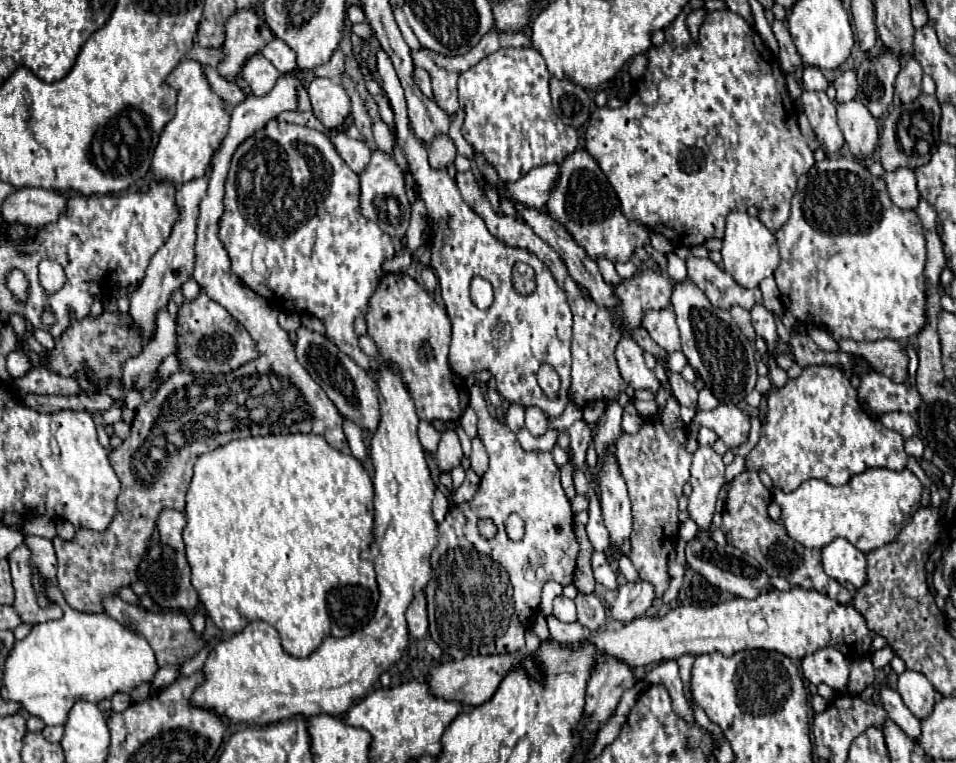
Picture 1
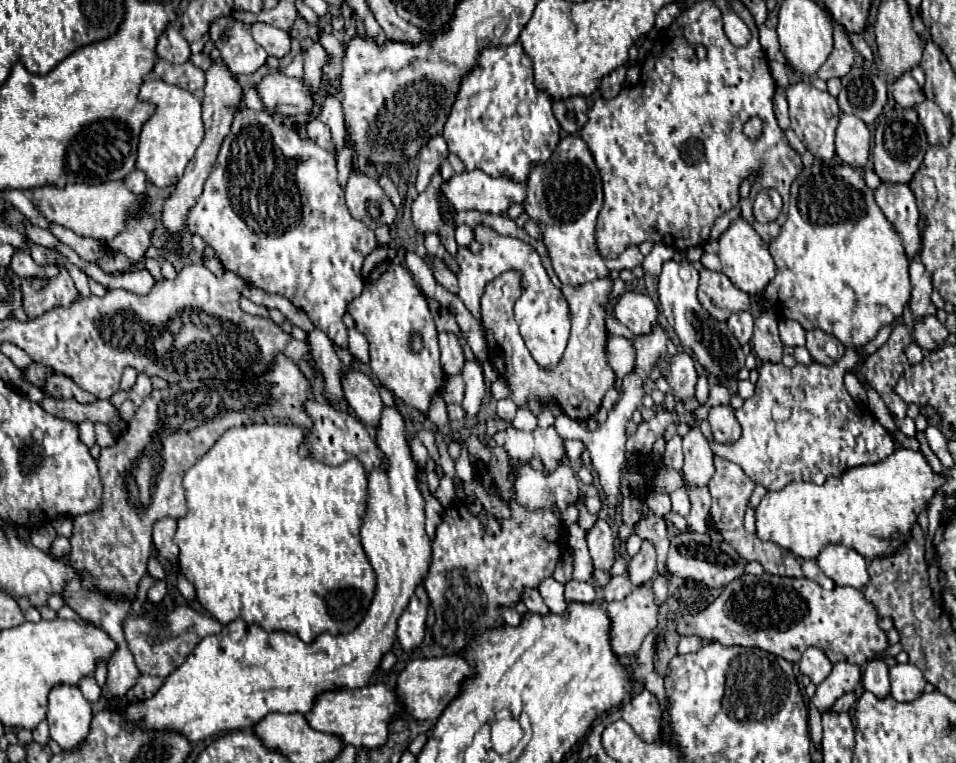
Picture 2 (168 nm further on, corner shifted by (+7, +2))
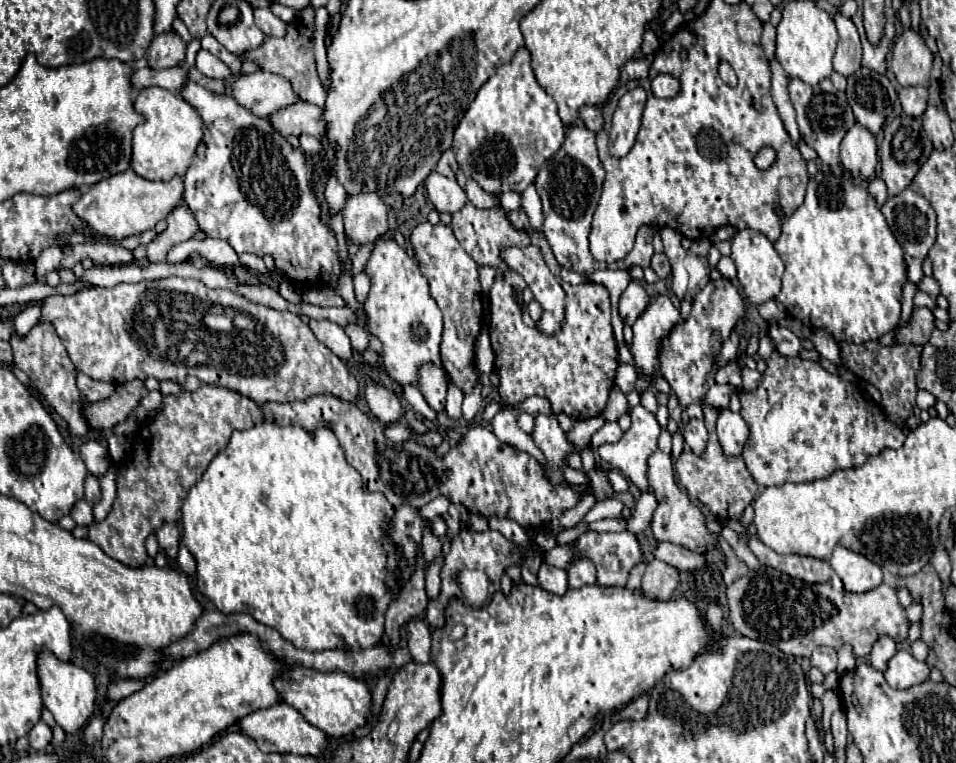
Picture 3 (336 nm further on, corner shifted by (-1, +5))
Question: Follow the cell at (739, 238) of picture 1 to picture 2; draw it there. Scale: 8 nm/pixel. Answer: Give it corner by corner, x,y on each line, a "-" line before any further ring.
738,218
732,222
732,226
720,236
720,250
718,250
720,262
722,262
722,272
732,280
732,284
736,288
740,288
742,292
754,296
760,294
766,284
772,280
776,268
774,268
774,260
768,252
768,244
754,232
754,228

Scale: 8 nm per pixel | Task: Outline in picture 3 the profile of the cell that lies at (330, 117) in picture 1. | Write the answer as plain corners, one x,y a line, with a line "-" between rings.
268,71
232,79
230,89
236,101
240,101
240,105
250,109
258,117
270,117
276,111
300,101
300,95
292,89
288,79

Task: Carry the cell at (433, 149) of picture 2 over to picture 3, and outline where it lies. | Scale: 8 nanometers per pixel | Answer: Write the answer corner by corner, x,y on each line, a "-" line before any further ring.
446,149
446,151
440,155
440,159
438,159
438,163
436,163
436,171
438,171
440,175
444,175
444,177
454,177
454,173
458,171
458,163
456,163
456,155
454,155
452,149

